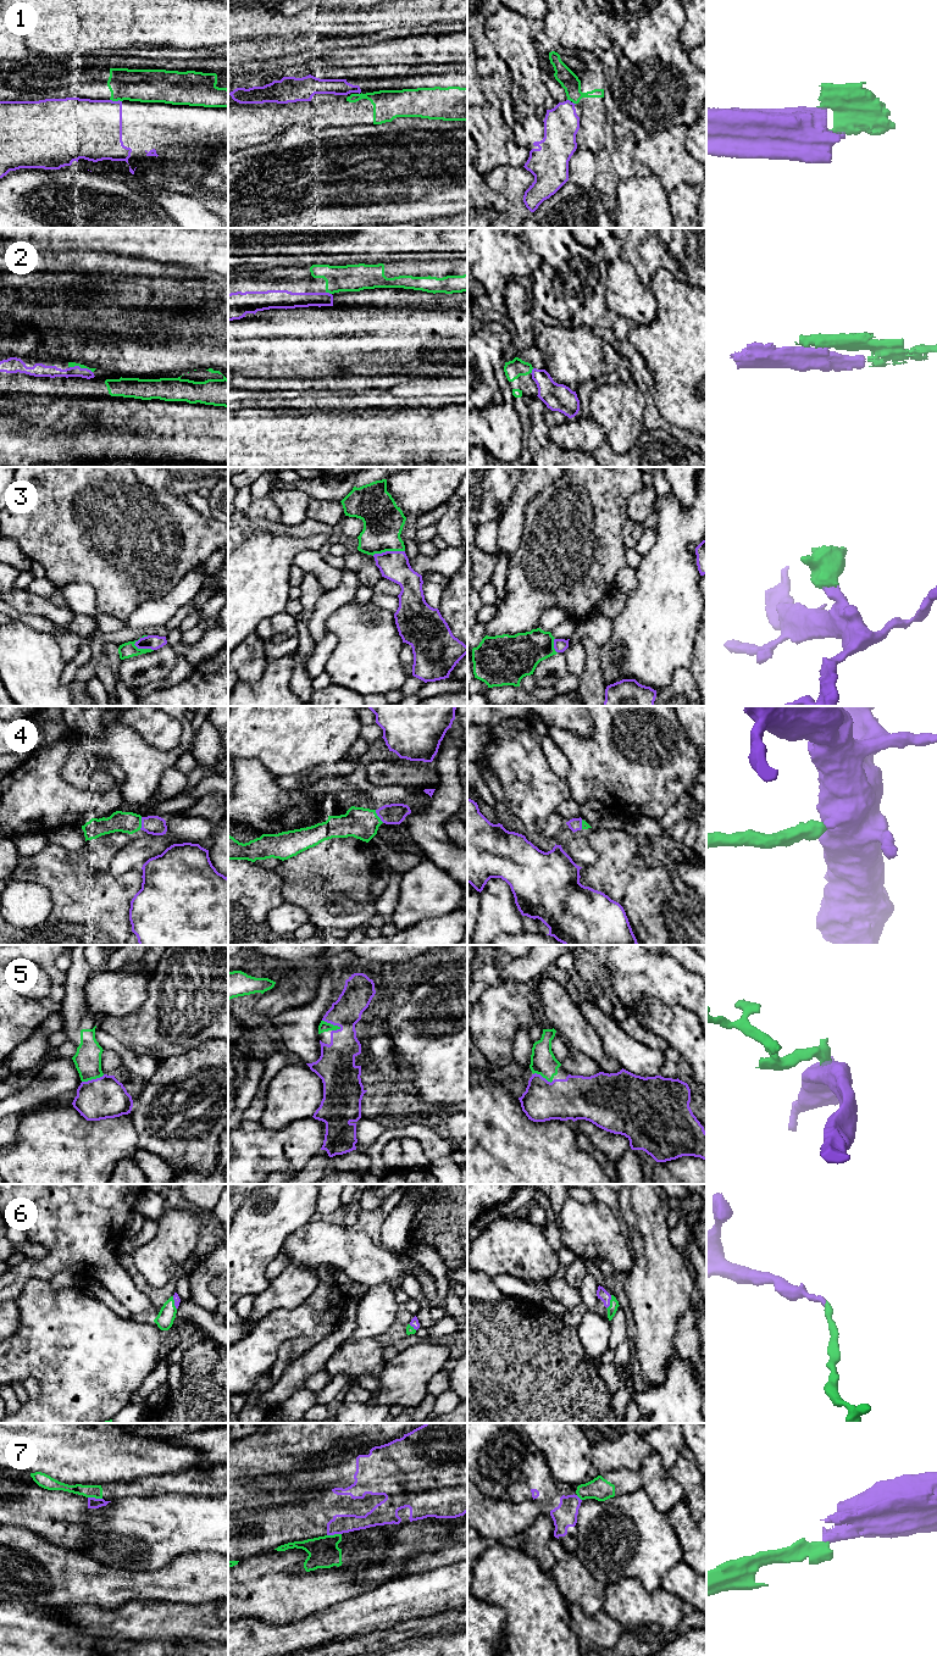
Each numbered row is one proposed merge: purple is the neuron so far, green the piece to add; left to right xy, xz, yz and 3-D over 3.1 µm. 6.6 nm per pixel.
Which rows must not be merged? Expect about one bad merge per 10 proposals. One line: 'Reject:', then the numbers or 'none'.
Reject: 1, 7

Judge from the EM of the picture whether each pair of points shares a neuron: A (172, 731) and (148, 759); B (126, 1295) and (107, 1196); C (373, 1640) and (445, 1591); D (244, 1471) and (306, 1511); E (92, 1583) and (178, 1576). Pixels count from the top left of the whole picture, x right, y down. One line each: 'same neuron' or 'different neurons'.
A: different neurons
B: same neuron
C: different neurons
D: different neurons
E: same neuron

